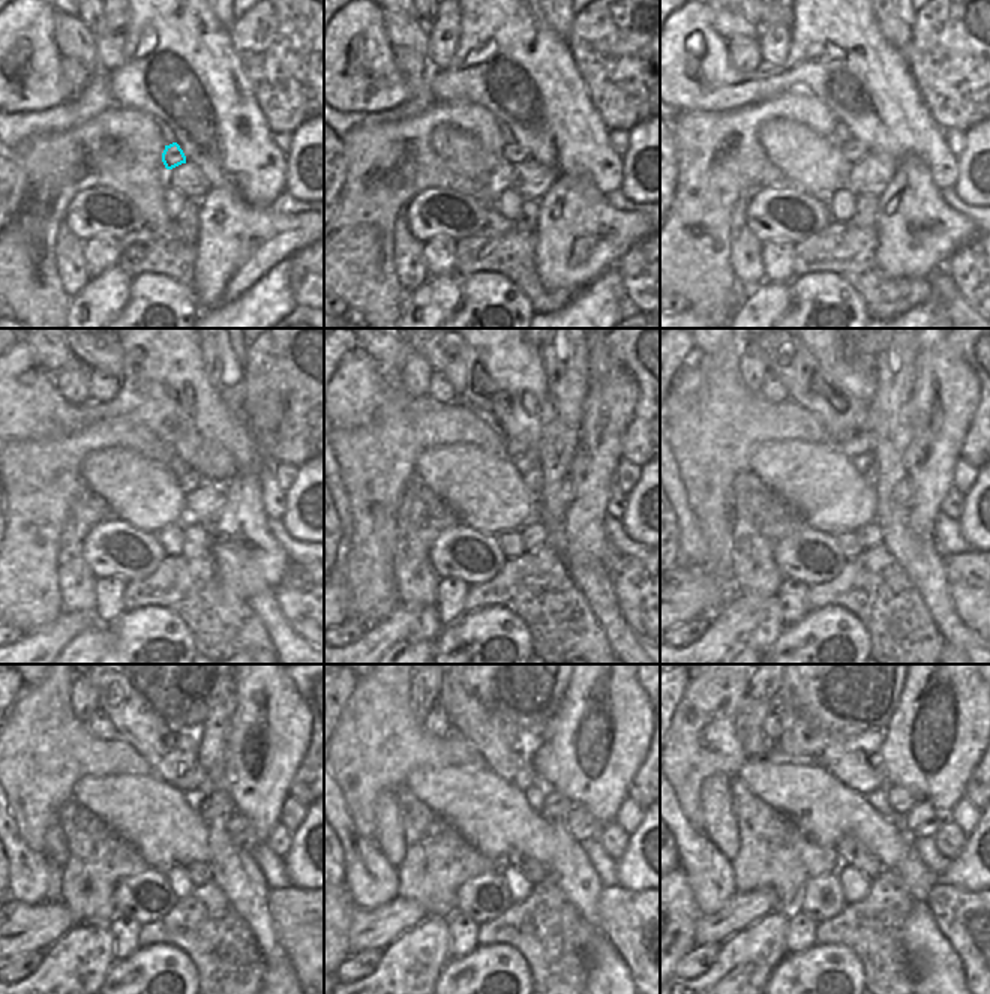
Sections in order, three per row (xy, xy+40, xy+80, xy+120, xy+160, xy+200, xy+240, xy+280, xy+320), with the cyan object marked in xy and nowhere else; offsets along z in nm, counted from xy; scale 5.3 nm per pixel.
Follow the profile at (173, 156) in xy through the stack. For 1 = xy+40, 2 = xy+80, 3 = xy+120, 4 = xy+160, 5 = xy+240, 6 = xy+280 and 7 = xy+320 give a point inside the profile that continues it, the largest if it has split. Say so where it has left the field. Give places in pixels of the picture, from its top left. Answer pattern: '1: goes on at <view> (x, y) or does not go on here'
1: goes on at xy+40 (512, 153)
2: goes on at xy+80 (852, 150)
3: goes on at xy+120 (189, 482)
4: goes on at xy+160 (533, 480)
5: goes on at xy+240 (207, 811)
6: goes on at xy+280 (554, 804)
7: goes on at xy+320 (902, 801)

